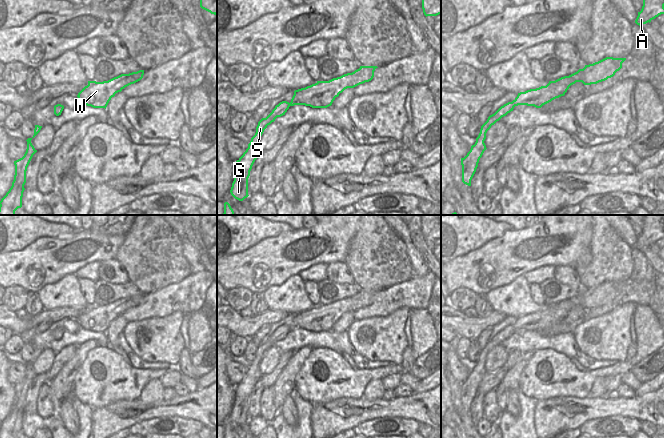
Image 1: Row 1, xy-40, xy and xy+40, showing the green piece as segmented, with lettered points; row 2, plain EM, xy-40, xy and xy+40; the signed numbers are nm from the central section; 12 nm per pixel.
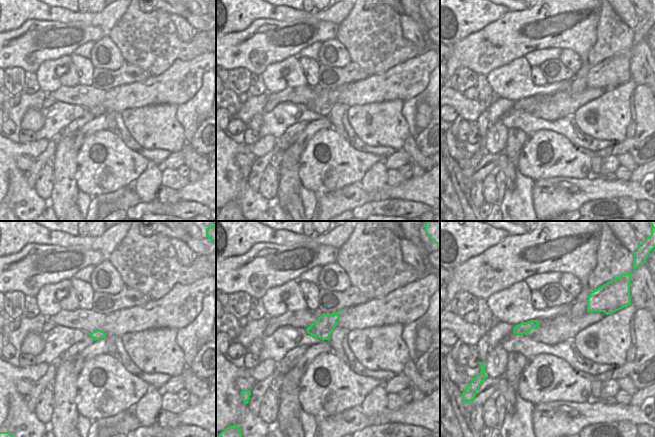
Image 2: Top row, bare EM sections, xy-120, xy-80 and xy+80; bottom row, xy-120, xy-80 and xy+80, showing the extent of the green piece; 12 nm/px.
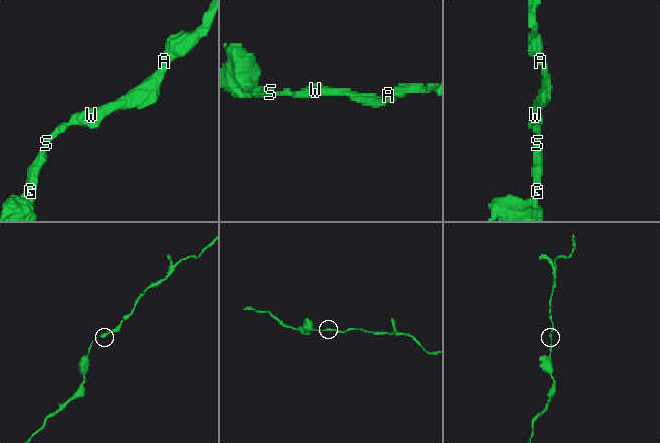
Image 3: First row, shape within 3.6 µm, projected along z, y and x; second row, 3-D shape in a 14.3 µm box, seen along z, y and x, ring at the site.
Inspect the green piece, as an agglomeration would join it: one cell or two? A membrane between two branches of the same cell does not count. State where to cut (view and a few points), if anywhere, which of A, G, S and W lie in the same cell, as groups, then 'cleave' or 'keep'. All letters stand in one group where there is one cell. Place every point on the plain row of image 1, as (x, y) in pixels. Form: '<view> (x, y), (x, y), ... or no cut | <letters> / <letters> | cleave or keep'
no cut | A G S W | keep

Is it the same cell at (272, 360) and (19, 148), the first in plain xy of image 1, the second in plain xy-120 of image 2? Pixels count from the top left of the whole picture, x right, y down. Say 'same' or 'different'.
same

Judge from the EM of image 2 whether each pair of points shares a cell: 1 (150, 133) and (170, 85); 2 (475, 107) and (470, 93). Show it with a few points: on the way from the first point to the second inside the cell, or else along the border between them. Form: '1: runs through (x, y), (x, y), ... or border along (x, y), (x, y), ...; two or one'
1: border along (177, 105), (152, 104), (139, 108); two
2: border along (462, 93), (468, 98), (477, 100); two

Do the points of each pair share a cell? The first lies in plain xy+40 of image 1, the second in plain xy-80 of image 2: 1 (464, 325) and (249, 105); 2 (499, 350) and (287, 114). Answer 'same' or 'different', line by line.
1: different
2: different

